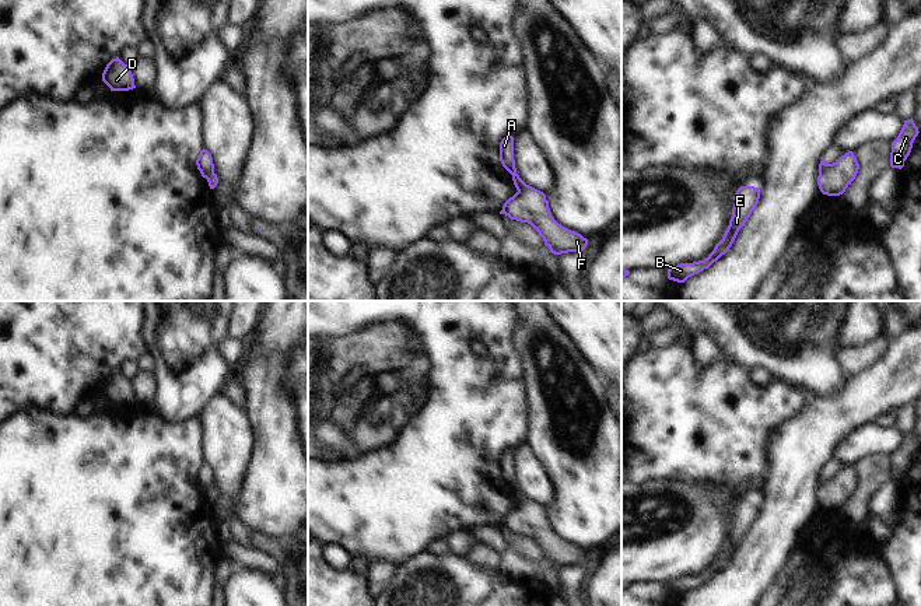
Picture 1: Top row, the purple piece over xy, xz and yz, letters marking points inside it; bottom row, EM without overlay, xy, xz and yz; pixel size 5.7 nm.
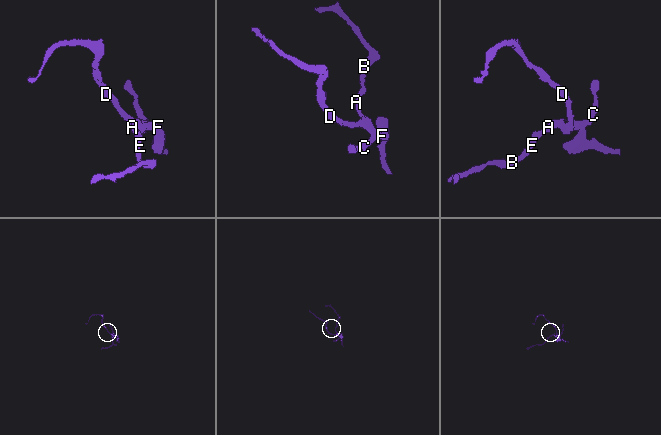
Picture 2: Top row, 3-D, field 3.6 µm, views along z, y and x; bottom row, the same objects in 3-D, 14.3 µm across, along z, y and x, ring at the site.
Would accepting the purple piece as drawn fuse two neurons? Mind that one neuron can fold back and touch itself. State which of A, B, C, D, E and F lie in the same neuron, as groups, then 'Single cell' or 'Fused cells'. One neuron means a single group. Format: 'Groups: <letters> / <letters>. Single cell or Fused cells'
Groups: A B E / C D F. Fused cells

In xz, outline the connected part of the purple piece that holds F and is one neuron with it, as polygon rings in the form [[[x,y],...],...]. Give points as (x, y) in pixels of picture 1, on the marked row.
[[[525,185],[509,197],[504,203],[500,214],[508,216],[511,220],[530,224],[554,255],[579,252],[588,245],[586,238],[563,227],[554,220],[546,195],[529,185]]]

